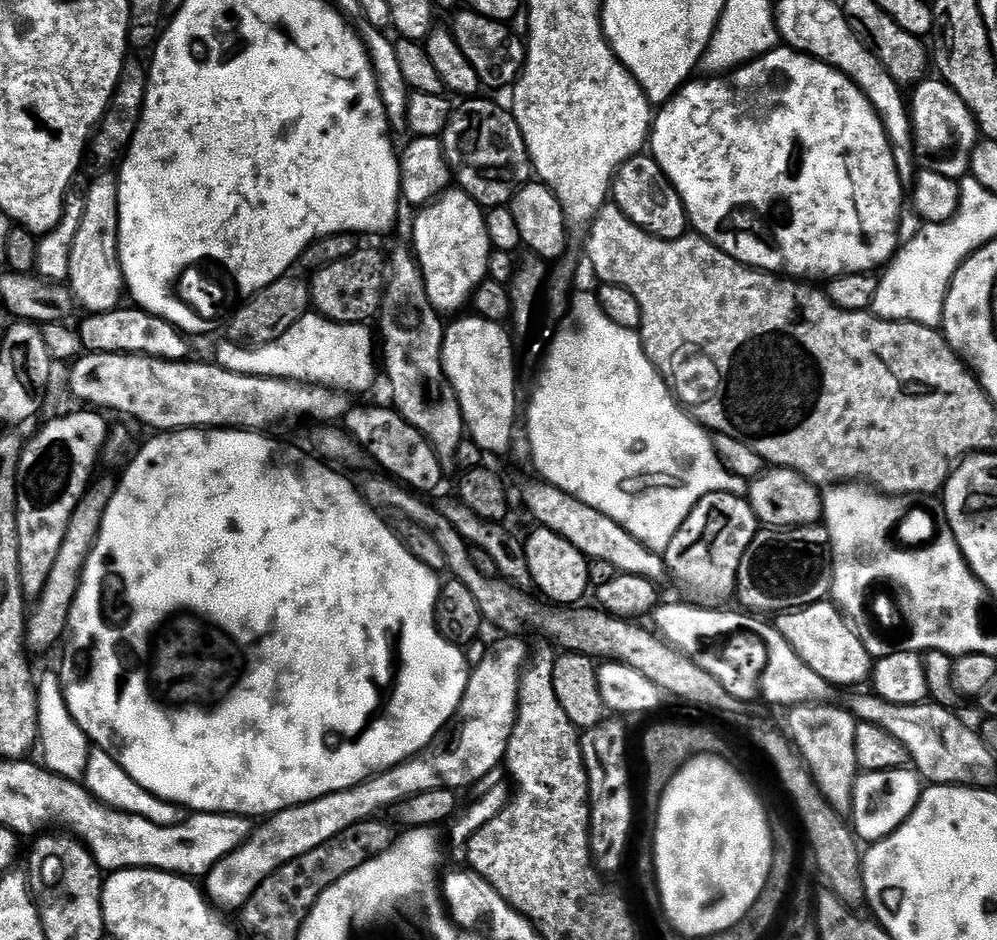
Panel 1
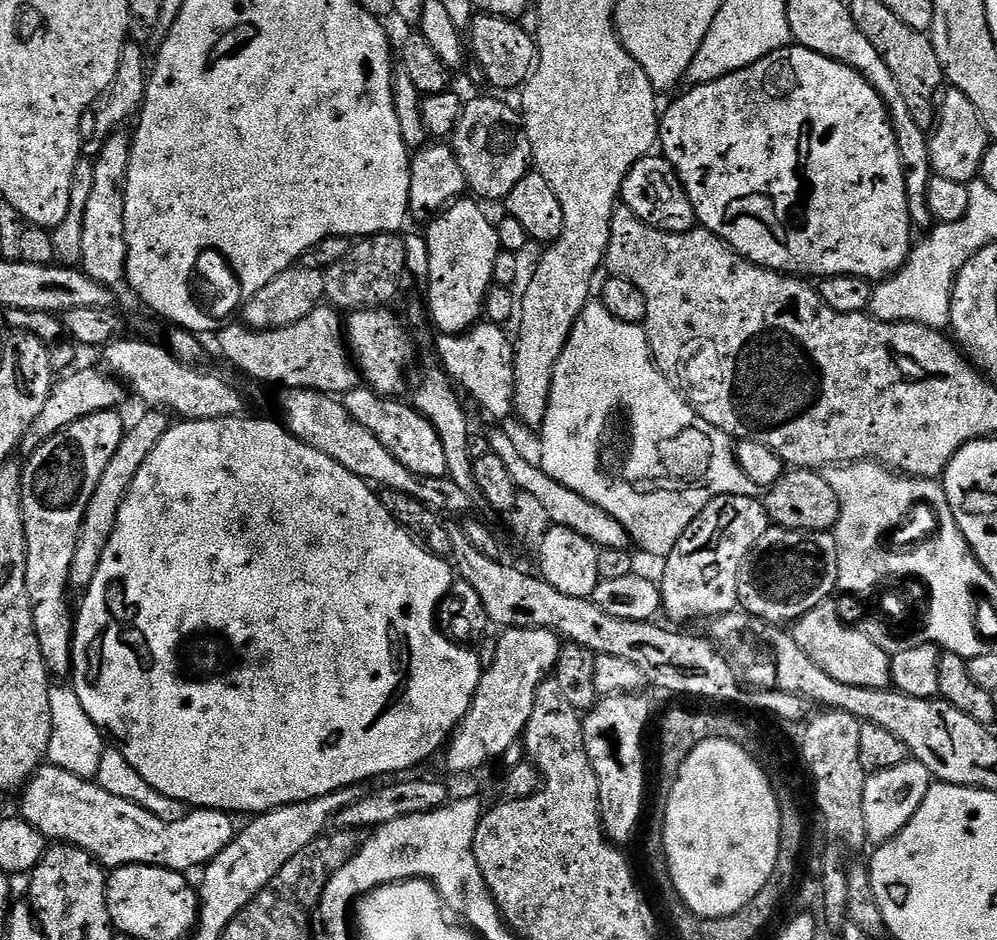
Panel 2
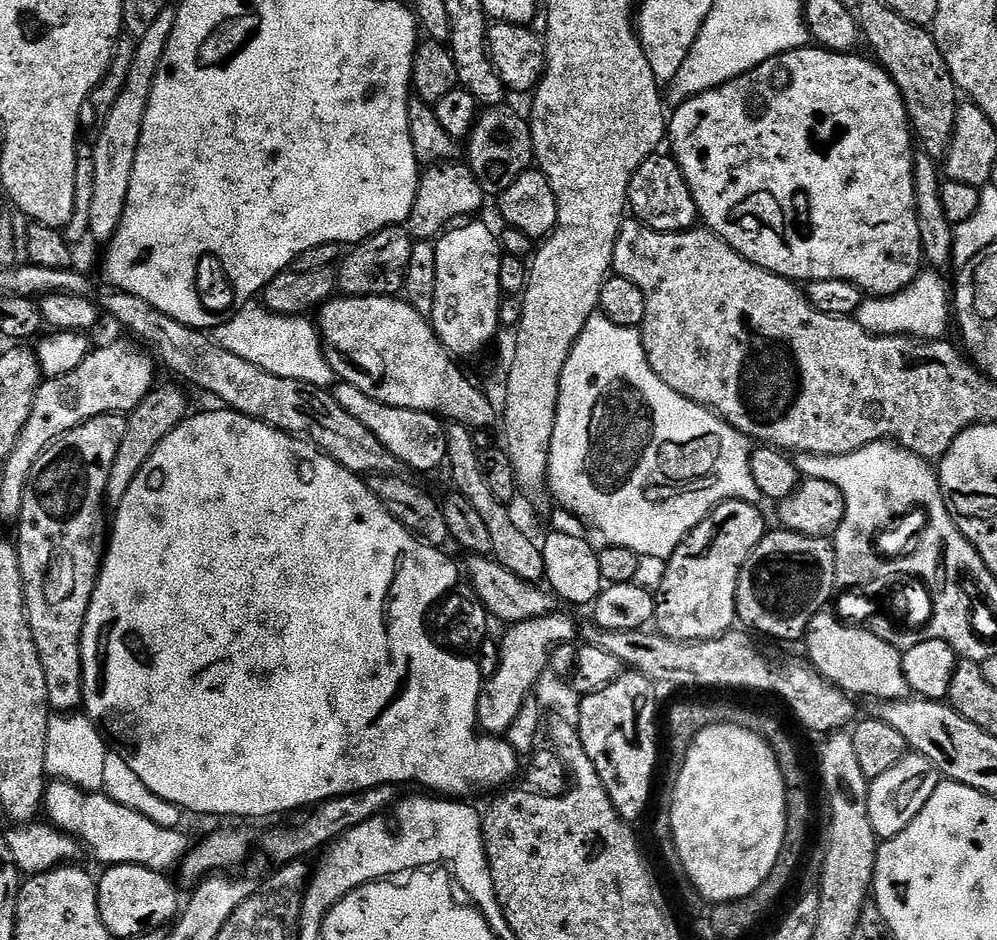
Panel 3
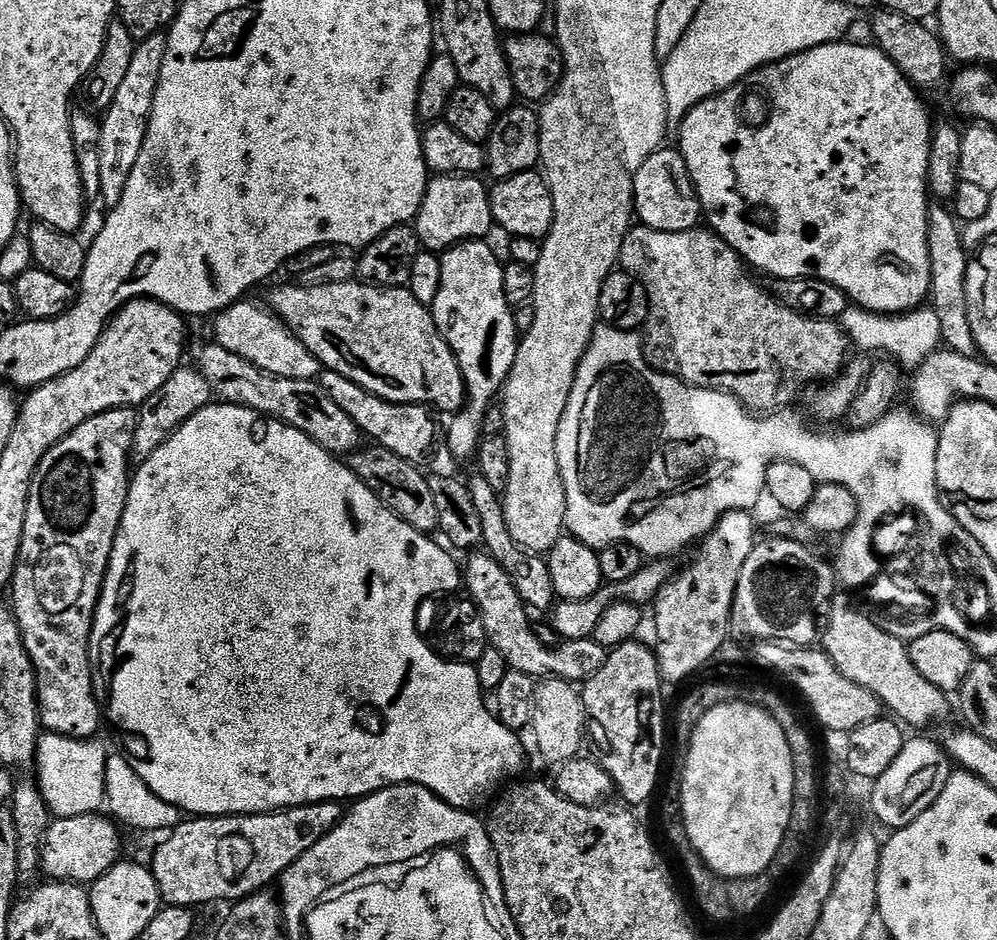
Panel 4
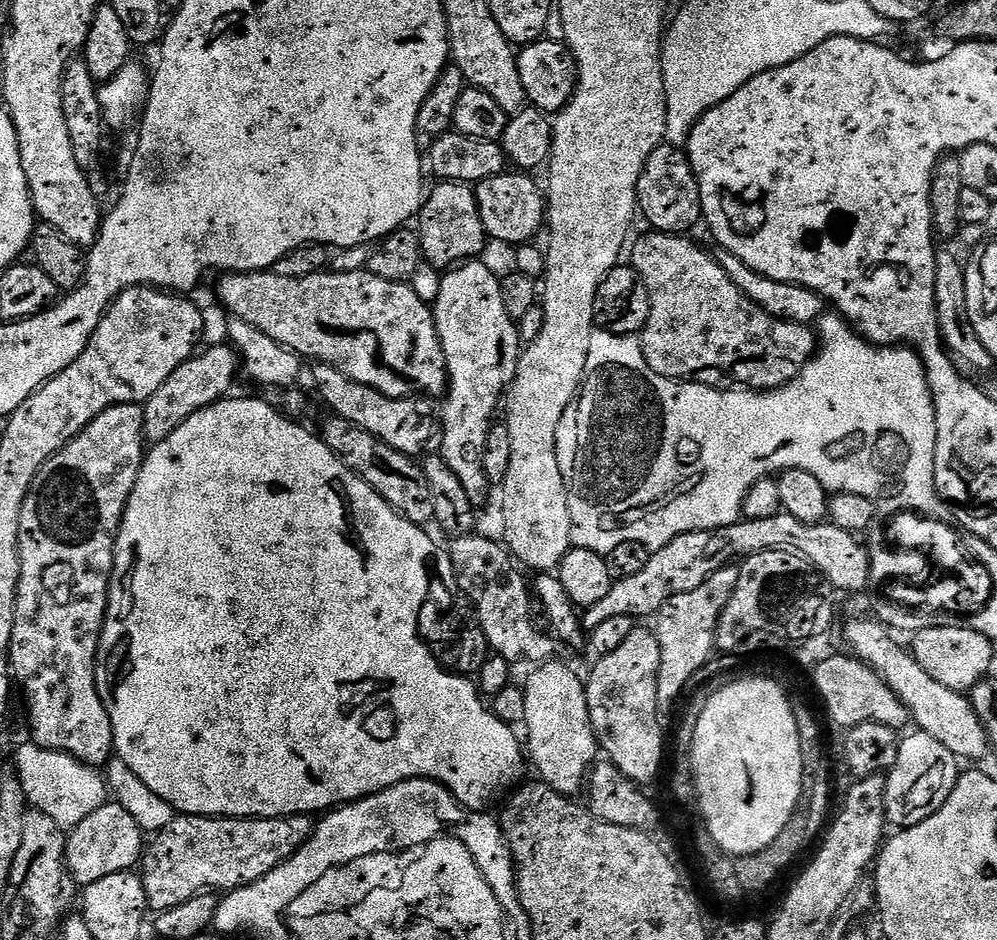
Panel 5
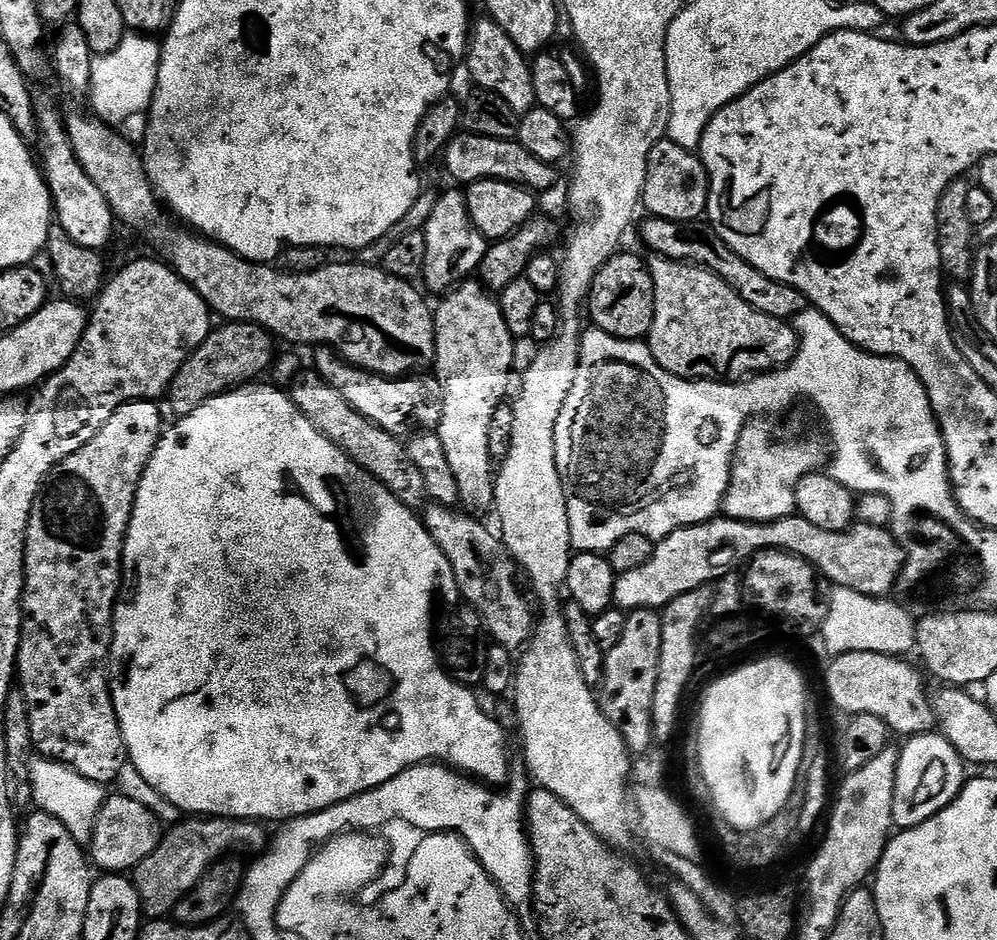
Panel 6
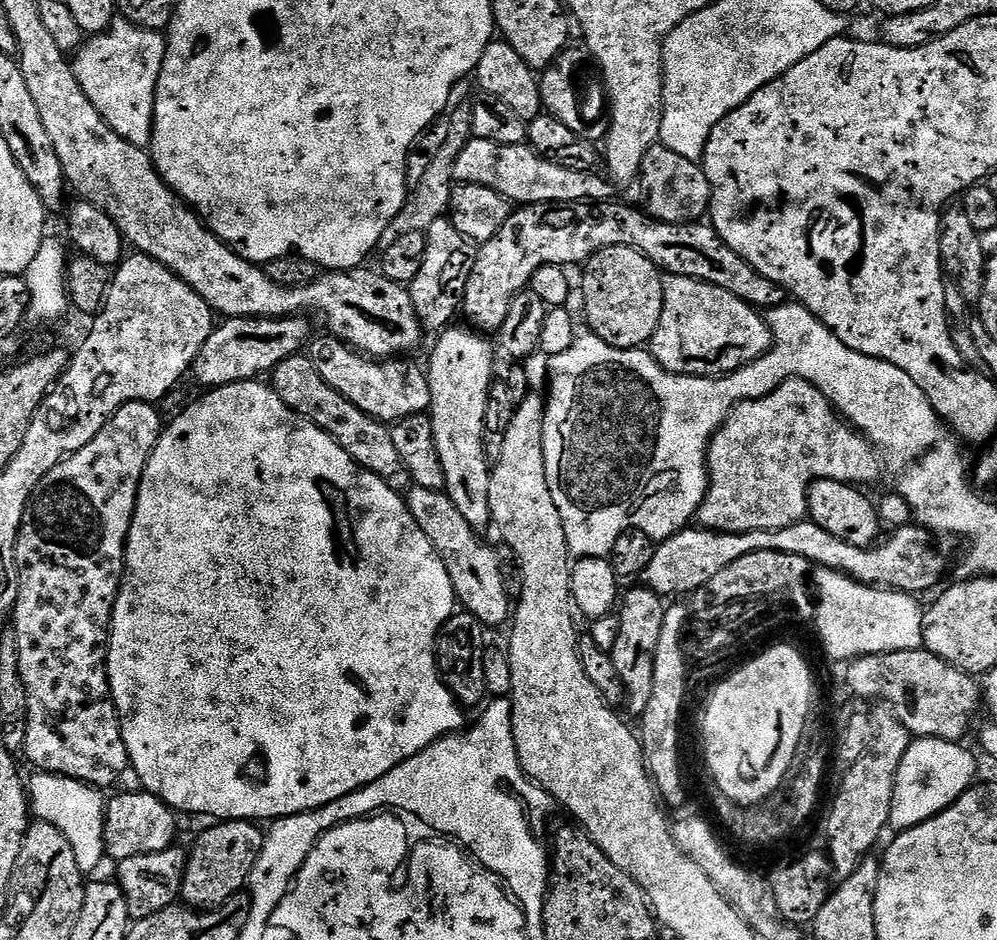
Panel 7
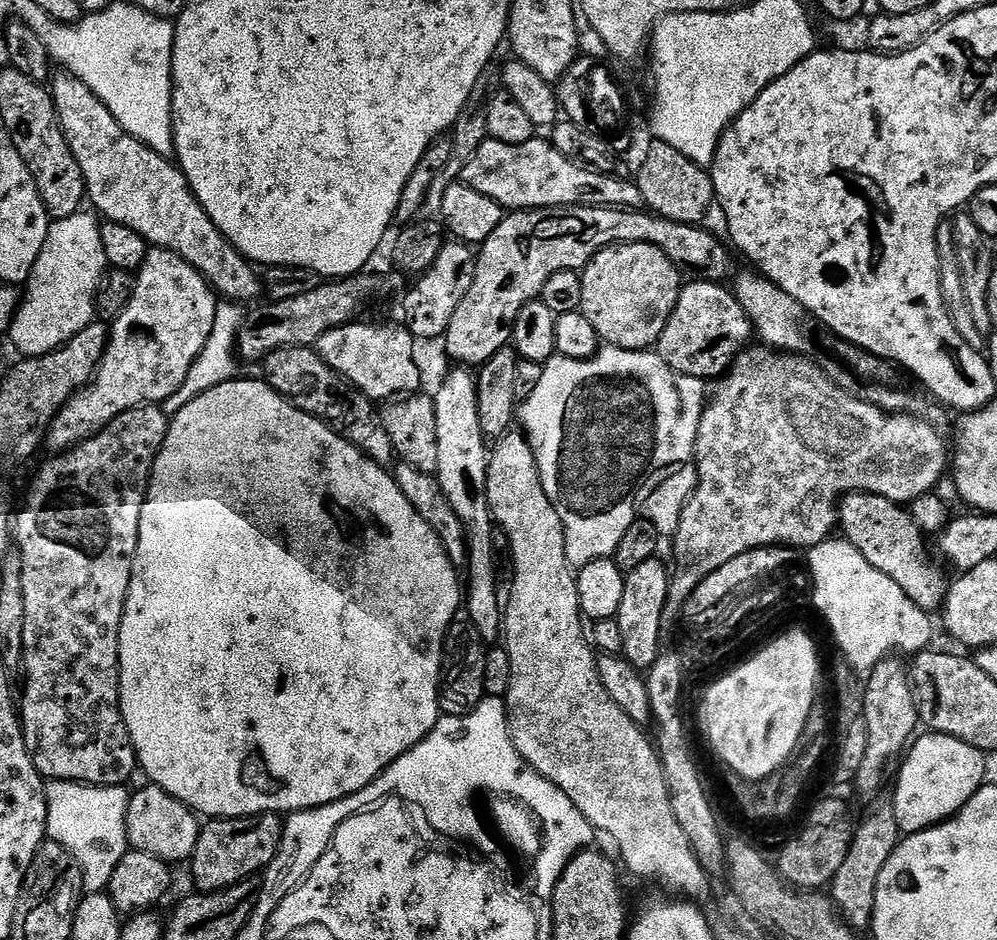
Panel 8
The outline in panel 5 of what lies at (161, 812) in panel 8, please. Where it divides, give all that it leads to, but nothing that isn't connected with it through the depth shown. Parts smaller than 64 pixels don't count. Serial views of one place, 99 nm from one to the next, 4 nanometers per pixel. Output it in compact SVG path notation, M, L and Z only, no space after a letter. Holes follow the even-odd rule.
M106 802L90 818L82 818L67 838L64 860L80 886L98 882L98 878L110 878L110 874L133 871L141 863L146 847L146 833L134 822L133 815L115 802Z

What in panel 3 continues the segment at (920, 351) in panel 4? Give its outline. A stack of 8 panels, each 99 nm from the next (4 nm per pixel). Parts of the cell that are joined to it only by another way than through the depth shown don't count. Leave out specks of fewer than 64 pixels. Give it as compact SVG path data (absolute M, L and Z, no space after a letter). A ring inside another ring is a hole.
M924 270L909 288L892 296L865 298L858 306L855 319L866 331L876 336L906 336L917 340L938 340L950 324L950 288L944 285L941 273Z

